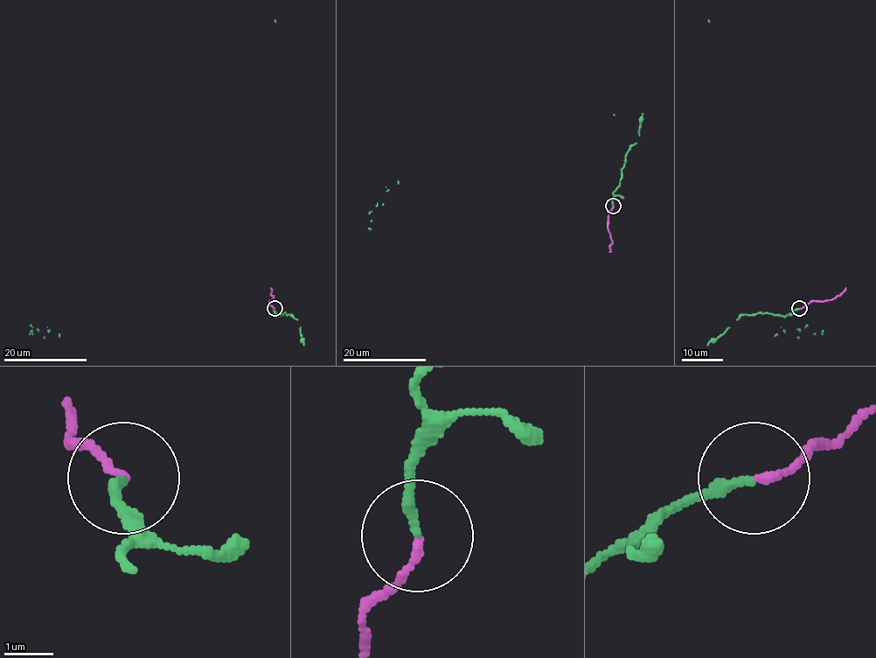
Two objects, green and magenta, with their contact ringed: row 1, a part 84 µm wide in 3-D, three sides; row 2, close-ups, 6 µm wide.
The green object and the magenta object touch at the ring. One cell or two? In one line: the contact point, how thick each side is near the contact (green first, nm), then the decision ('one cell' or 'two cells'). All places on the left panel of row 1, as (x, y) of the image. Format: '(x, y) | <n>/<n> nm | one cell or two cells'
(274, 308) | 200/140 nm | one cell

